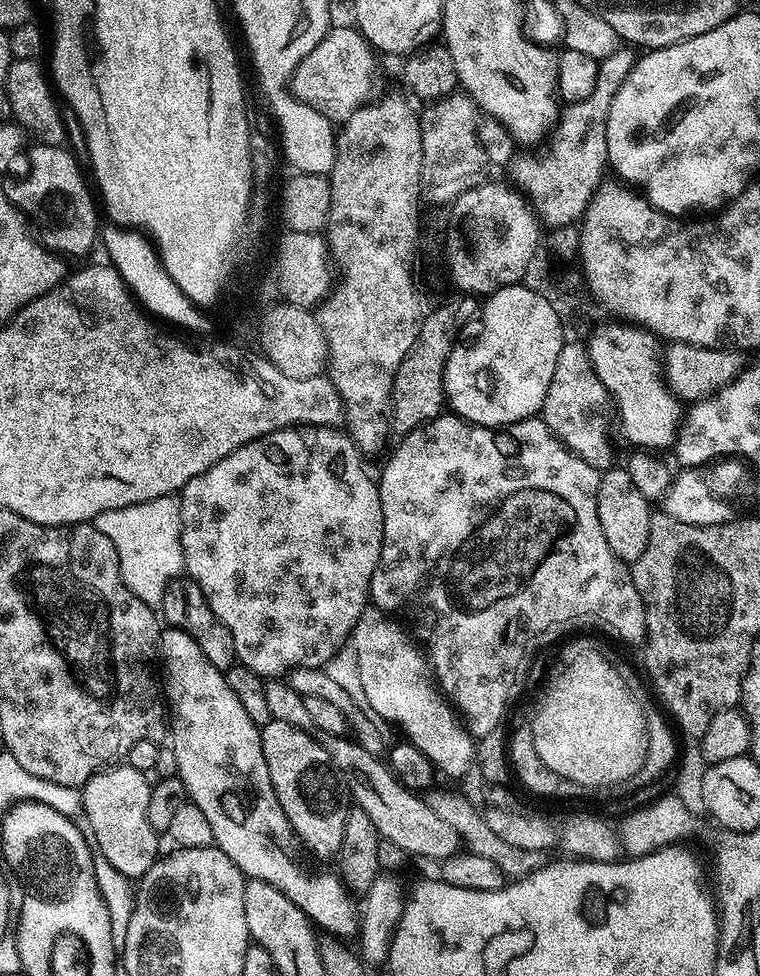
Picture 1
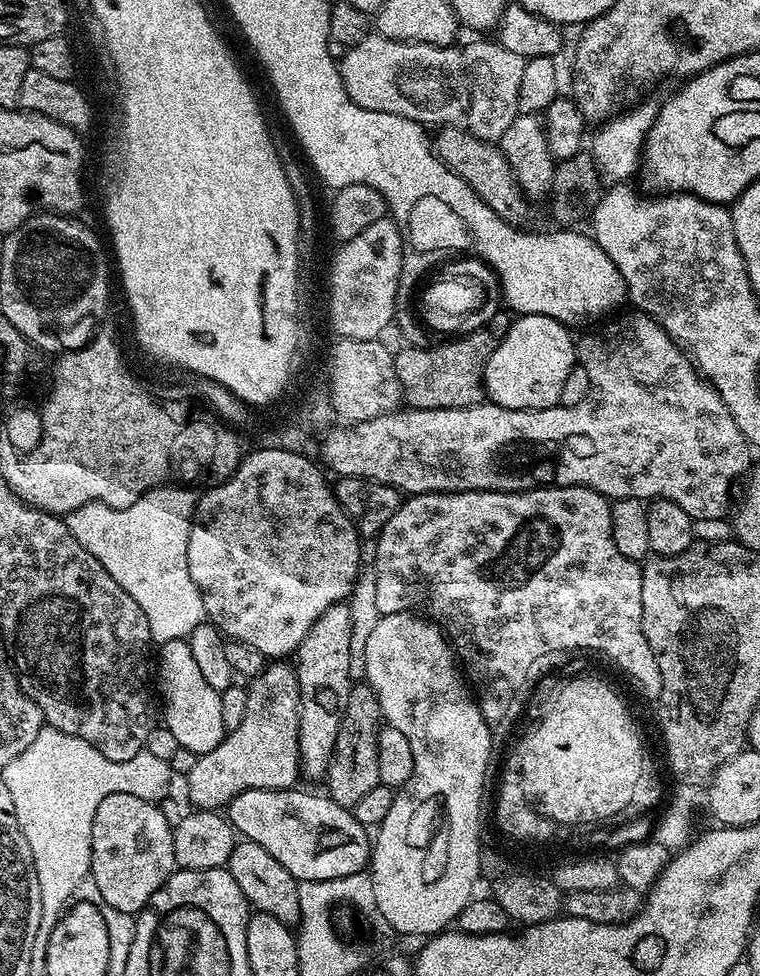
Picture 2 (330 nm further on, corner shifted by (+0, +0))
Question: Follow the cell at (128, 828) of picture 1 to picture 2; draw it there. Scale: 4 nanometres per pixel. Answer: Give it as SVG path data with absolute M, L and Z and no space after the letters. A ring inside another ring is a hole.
M119 792L102 798L98 810L94 813L94 826L92 827L92 866L90 878L102 890L104 903L114 910L139 914L149 907L152 896L177 871L174 858L173 825L168 824L159 803L138 798L134 794Z

